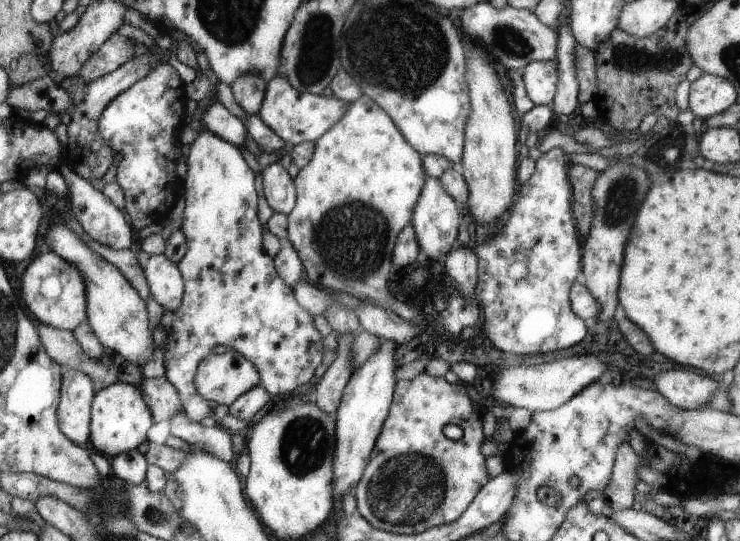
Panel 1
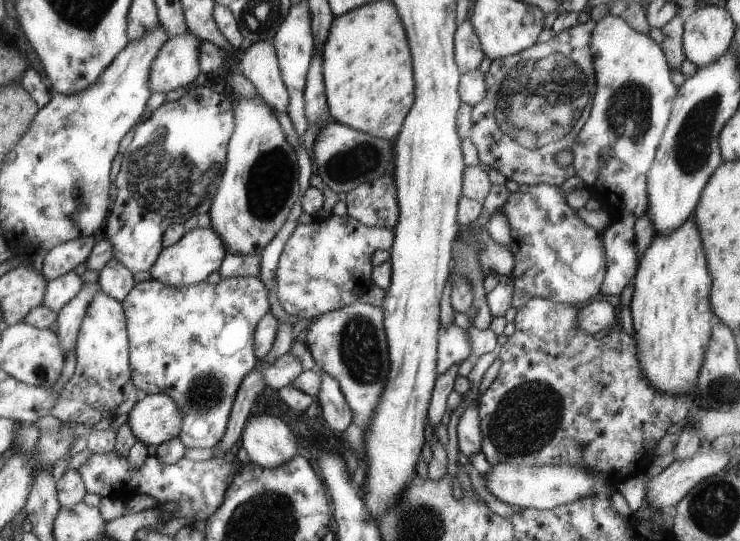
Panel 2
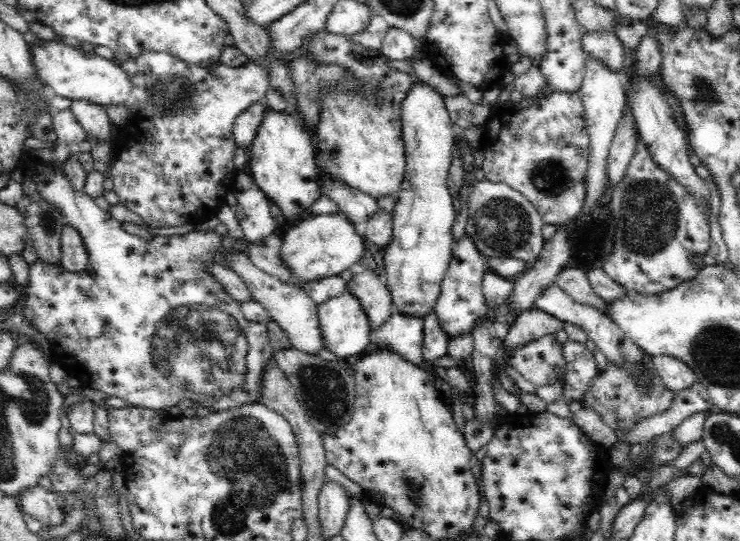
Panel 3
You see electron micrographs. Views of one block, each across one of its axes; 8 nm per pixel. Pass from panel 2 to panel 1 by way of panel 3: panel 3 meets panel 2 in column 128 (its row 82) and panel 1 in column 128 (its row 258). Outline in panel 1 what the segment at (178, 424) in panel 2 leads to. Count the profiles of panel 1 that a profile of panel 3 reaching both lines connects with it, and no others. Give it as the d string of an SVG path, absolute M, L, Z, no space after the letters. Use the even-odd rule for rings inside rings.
M120 381L97 392L91 410L92 438L89 440L89 447L108 459L137 449L142 442L146 441L148 428L152 426L152 416L148 406L144 404L144 399L137 387Z

